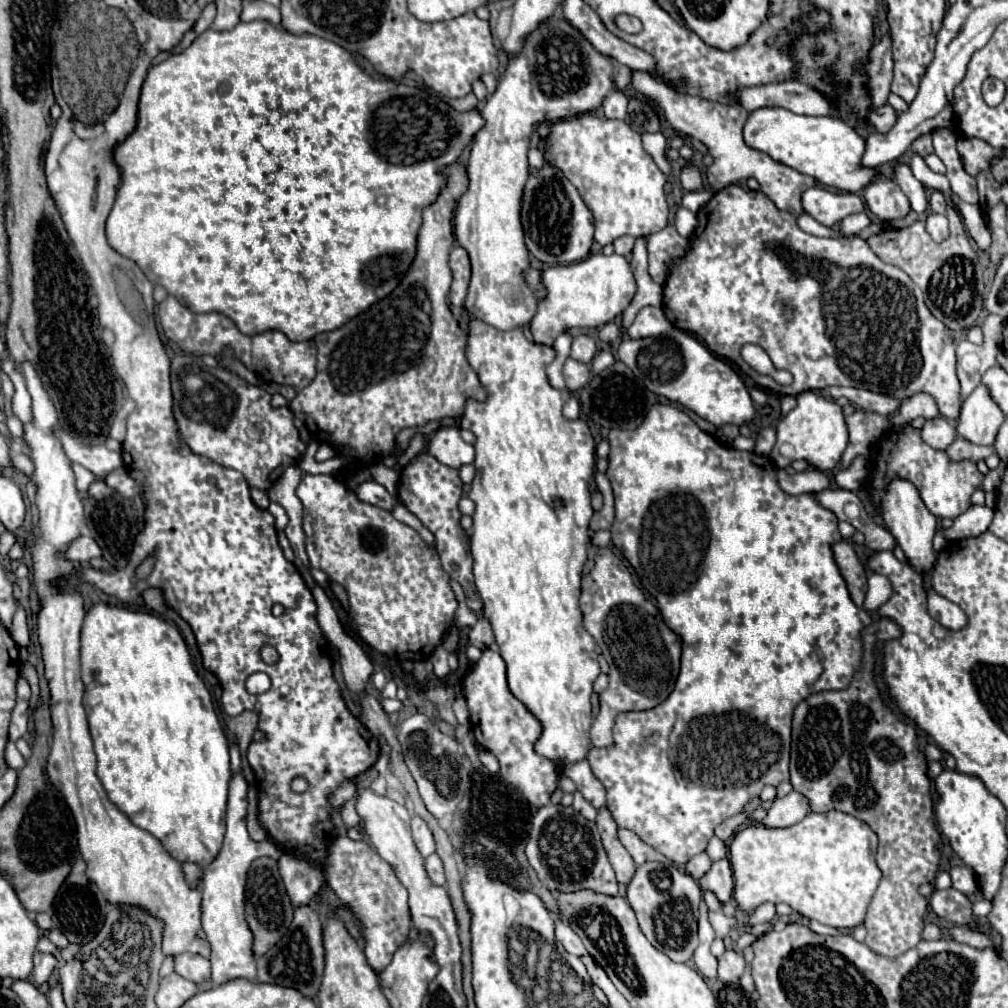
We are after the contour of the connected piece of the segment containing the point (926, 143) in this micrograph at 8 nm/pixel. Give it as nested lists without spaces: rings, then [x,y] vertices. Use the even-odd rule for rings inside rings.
[[[926,133],[920,135],[910,147],[914,153],[920,154],[922,157],[926,157],[927,155],[933,153],[933,145],[932,145],[932,138],[931,133]]]

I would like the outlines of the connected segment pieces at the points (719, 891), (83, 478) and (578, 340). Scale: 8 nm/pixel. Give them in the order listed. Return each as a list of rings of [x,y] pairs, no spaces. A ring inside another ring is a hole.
[[[723,857],[721,861],[715,861],[709,873],[699,881],[699,885],[703,891],[713,891],[719,901],[729,901],[733,895],[733,871],[729,859]]]
[[[73,463],[73,473],[75,473],[75,485],[81,491],[85,491],[93,481],[105,481],[105,477],[97,477],[97,475],[93,475],[91,471],[87,471],[85,467],[81,467],[77,463]]]
[[[581,333],[573,339],[573,347],[571,347],[571,357],[581,361],[581,363],[591,363],[591,359],[597,353],[597,345],[593,341],[593,337]]]

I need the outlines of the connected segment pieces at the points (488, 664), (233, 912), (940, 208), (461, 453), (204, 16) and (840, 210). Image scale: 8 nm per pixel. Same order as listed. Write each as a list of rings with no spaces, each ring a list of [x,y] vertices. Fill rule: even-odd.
[[[483,649],[481,659],[473,665],[473,669],[463,679],[463,695],[467,699],[471,711],[471,729],[479,743],[479,747],[491,751],[499,763],[499,775],[511,783],[523,797],[535,805],[543,807],[549,803],[551,793],[557,789],[559,767],[555,761],[537,755],[533,749],[537,737],[541,737],[541,721],[529,713],[529,709],[509,691],[507,685],[507,667],[499,653],[491,649]]]
[[[233,775],[229,783],[229,801],[225,815],[225,841],[217,855],[217,859],[203,869],[203,931],[207,941],[211,943],[211,979],[215,985],[227,983],[231,979],[247,979],[257,981],[257,963],[253,957],[253,933],[249,933],[249,925],[245,921],[245,883],[247,871],[253,859],[257,857],[273,857],[279,859],[281,851],[271,843],[257,843],[249,837],[245,827],[247,813],[247,783],[243,775]]]
[[[933,191],[929,199],[929,209],[933,213],[945,213],[945,195],[941,191]]]
[[[441,427],[429,441],[427,451],[437,457],[443,465],[449,465],[453,469],[459,469],[465,463],[471,463],[475,457],[473,445],[465,443],[459,435],[459,429],[455,427]]]
[[[211,3],[211,5],[207,5],[205,9],[203,9],[203,13],[201,13],[201,17],[197,19],[197,23],[195,23],[195,33],[197,35],[201,35],[205,29],[209,29],[209,25],[213,23],[213,19],[215,19],[215,5]]]
[[[811,187],[801,197],[805,213],[817,219],[821,225],[833,227],[841,219],[853,213],[865,211],[865,203],[861,197],[853,193],[831,193],[821,187]]]

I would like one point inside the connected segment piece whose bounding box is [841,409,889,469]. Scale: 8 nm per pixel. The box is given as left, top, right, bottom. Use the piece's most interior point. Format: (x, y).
(865, 428)

